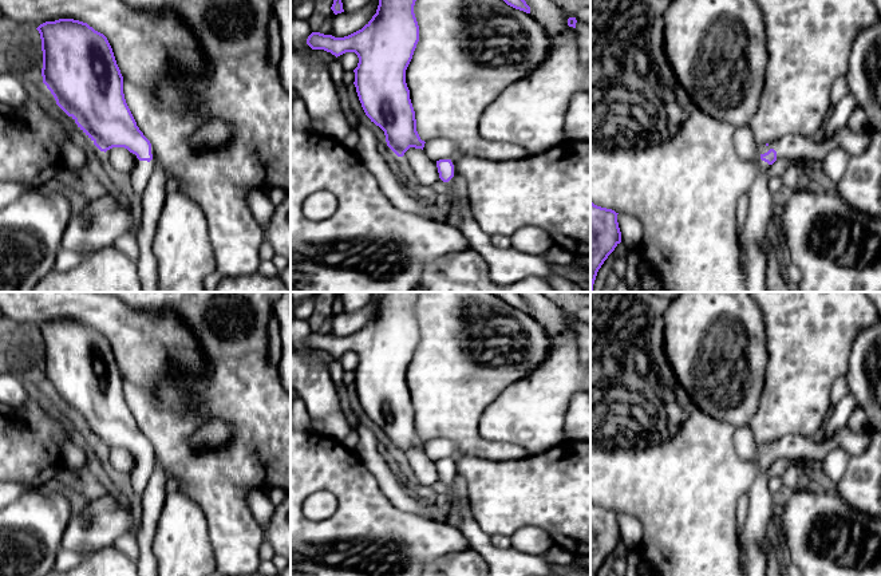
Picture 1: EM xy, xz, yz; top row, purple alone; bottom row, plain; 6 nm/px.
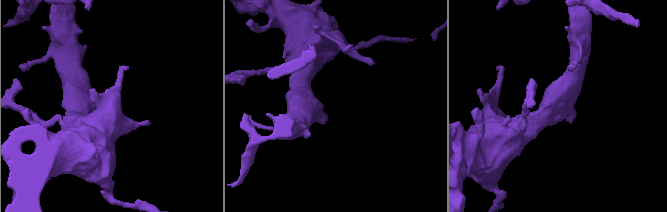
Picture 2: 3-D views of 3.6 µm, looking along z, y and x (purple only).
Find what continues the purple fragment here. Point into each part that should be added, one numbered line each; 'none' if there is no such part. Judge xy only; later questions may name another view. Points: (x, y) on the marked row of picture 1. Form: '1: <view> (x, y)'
1: xy (138, 178)

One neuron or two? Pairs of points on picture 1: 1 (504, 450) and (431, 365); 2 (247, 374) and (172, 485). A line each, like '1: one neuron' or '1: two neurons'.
1: one neuron
2: two neurons

